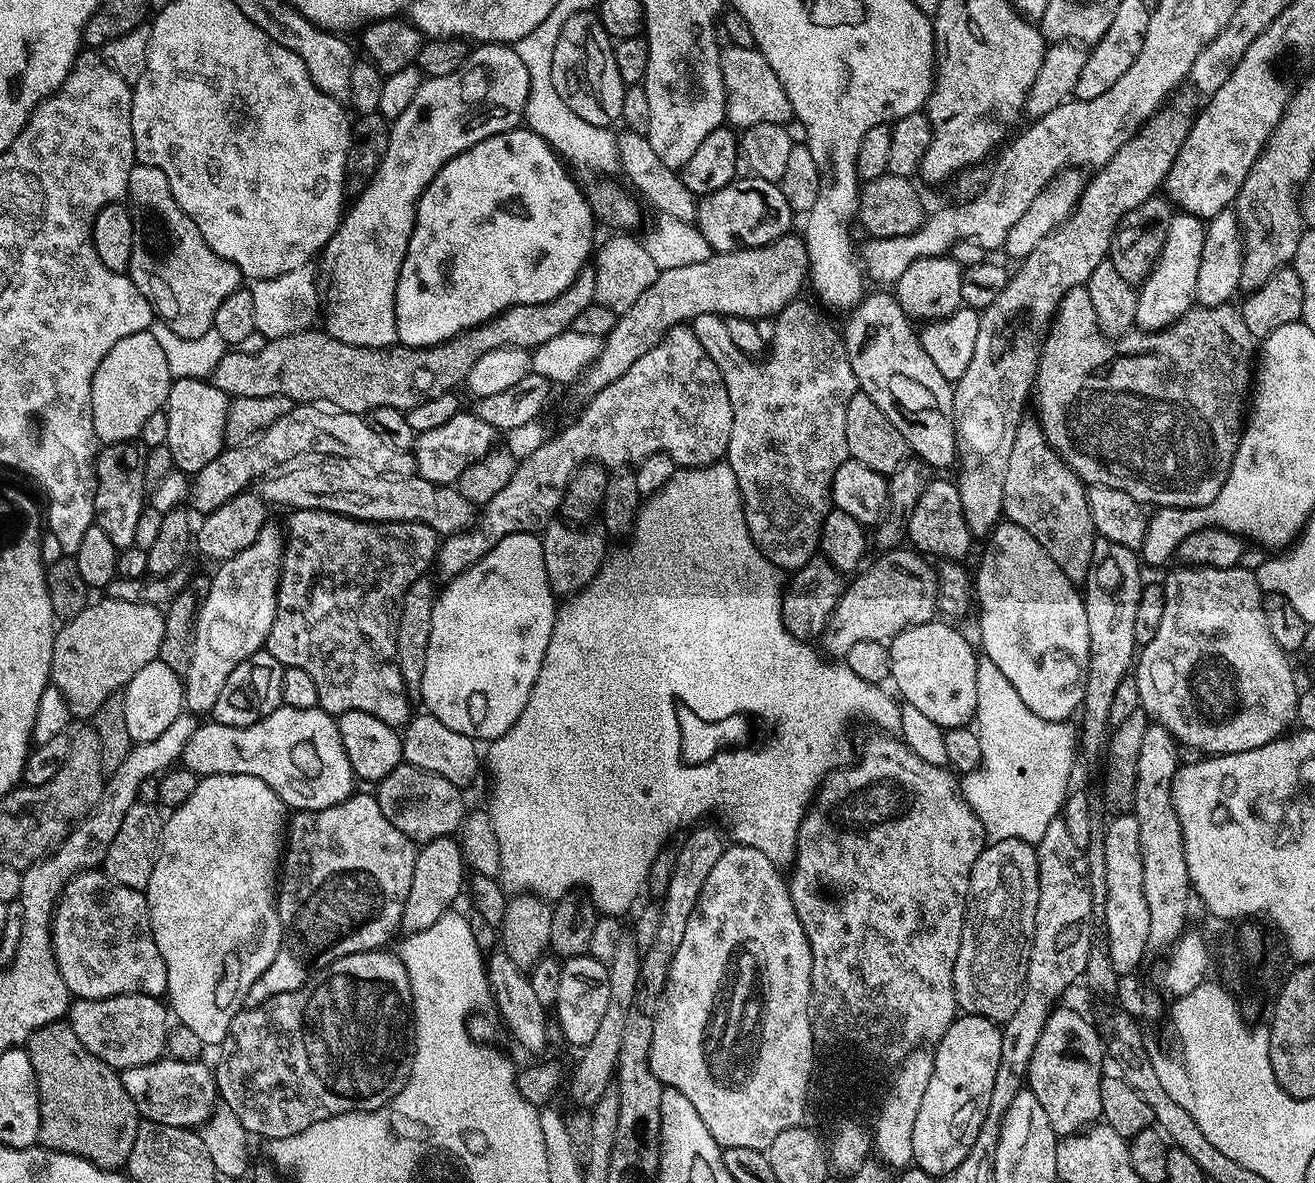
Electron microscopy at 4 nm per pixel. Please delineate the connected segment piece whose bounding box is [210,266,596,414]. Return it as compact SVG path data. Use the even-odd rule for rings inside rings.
M585 266L580 273L574 278L574 282L570 282L570 286L566 286L566 290L562 290L562 294L558 294L558 298L554 298L550 302L534 302L533 304L519 304L518 306L510 306L505 312L499 312L494 318L490 318L484 324L479 324L477 328L472 328L468 332L458 334L454 338L450 338L444 344L435 344L429 348L405 348L403 346L393 346L391 348L363 348L362 346L346 346L346 342L338 342L338 338L334 338L328 332L317 330L317 332L308 332L312 330L299 330L292 332L288 336L269 339L267 342L261 343L262 346L257 352L240 352L244 350L228 350L225 351L222 362L218 362L218 366L212 372L210 382L214 386L218 386L218 390L222 390L229 398L241 396L242 398L270 398L271 396L285 396L290 398L296 404L311 404L324 402L326 400L333 409L344 412L354 412L357 414L367 414L372 412L378 406L394 406L395 408L409 409L418 406L422 402L430 402L430 398L438 398L438 394L446 394L447 392L459 389L467 381L471 368L480 361L485 354L490 354L490 350L502 350L503 348L527 348L529 350L542 346L542 342L550 342L550 338L555 338L557 334L569 331L574 322L574 318L578 318L578 314L582 314L582 310L586 310L586 306L596 303L596 291L594 290L594 282L596 281L596 269L592 266Z

